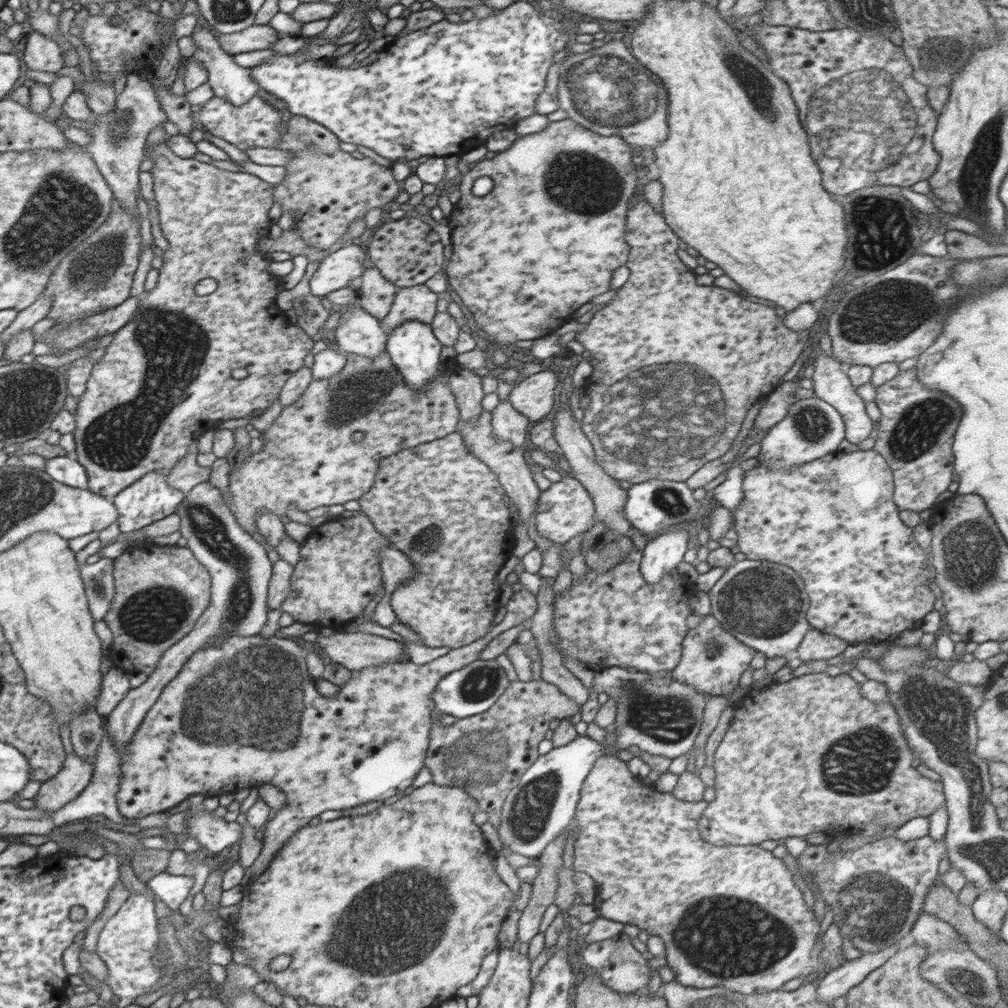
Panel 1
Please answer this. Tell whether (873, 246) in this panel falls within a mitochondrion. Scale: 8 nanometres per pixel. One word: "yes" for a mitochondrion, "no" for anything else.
yes

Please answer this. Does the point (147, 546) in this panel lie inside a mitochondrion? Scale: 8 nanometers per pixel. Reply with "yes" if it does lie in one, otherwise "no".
no

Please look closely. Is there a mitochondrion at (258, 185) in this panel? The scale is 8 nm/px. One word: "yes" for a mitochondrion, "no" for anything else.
no

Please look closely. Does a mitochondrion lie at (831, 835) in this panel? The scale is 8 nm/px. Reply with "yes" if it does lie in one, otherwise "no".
no

